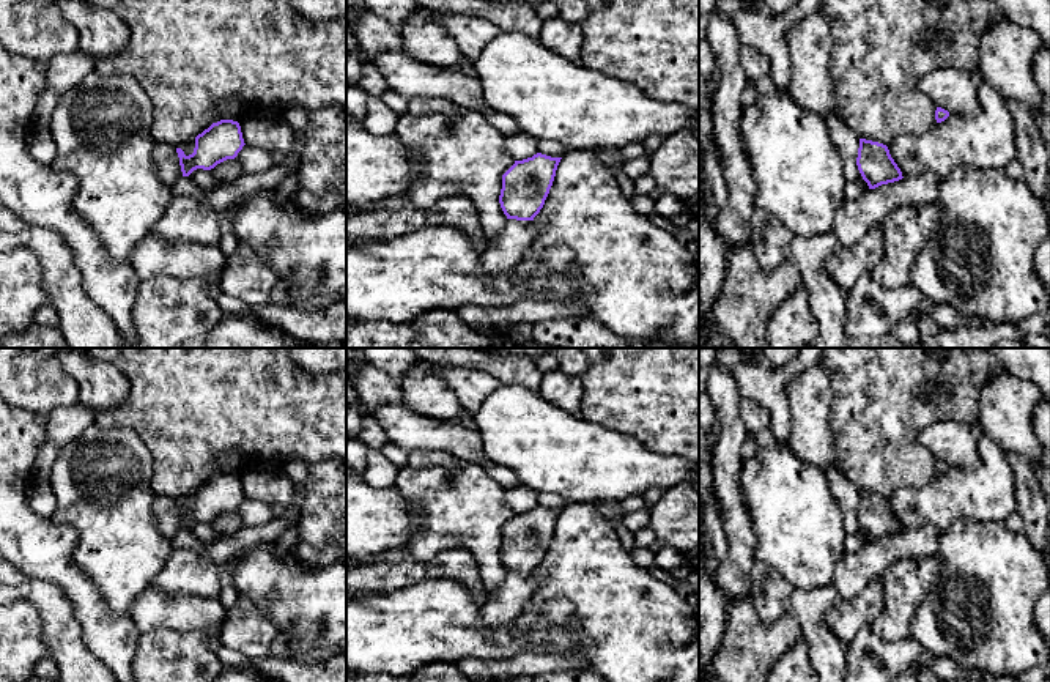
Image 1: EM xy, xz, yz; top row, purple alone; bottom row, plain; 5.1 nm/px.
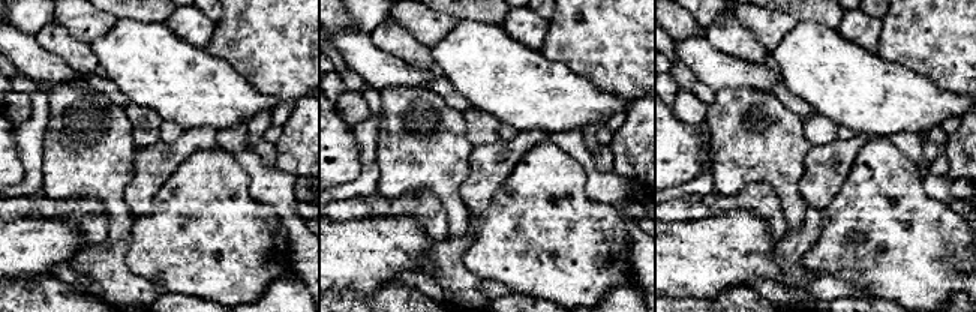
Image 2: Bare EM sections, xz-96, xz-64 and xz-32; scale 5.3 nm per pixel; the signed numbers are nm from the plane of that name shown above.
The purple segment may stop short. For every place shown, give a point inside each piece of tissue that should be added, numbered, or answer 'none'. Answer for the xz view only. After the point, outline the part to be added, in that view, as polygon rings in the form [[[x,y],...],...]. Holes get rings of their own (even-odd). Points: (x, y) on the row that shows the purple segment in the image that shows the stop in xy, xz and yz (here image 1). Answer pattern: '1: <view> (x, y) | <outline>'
none

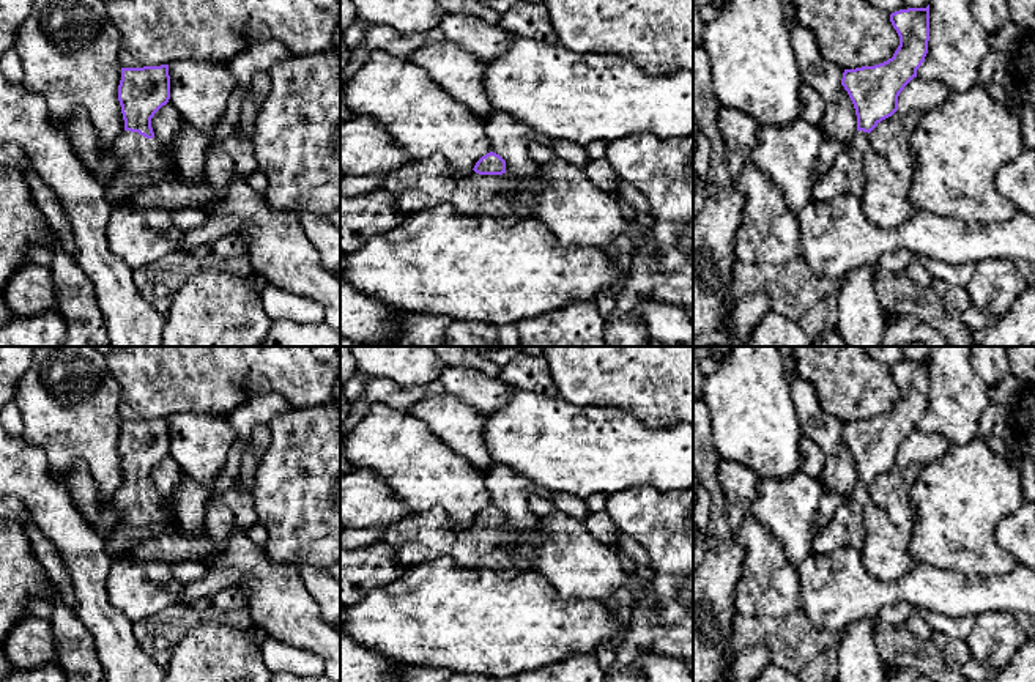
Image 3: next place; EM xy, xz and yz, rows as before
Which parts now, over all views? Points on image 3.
1: xy (142, 163) | [[[123,131],[113,143],[113,154],[120,167],[104,186],[112,205],[173,176],[173,165],[156,137]]]

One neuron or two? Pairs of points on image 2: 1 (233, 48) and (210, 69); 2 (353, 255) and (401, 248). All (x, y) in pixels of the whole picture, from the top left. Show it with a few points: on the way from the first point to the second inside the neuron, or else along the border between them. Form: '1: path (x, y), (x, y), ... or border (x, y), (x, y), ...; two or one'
1: border (206, 48), (212, 54), (225, 59), (248, 81); two
2: path (365, 254), (389, 248); one

